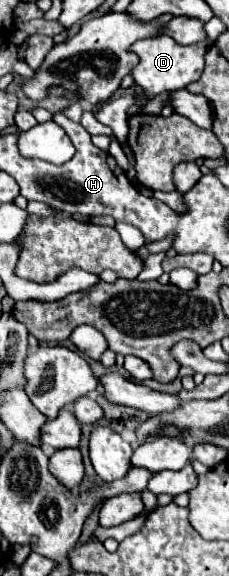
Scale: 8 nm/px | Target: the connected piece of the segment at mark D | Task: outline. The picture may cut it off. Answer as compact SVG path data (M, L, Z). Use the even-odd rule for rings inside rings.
M154 36L154 38L138 40L130 46L130 52L138 54L138 58L140 58L136 68L132 70L132 76L134 76L136 84L152 96L186 88L188 84L192 84L200 78L202 68L204 68L204 54L206 54L210 44L212 44L210 40L202 40L198 44L180 46L172 38L166 38L166 36Z

